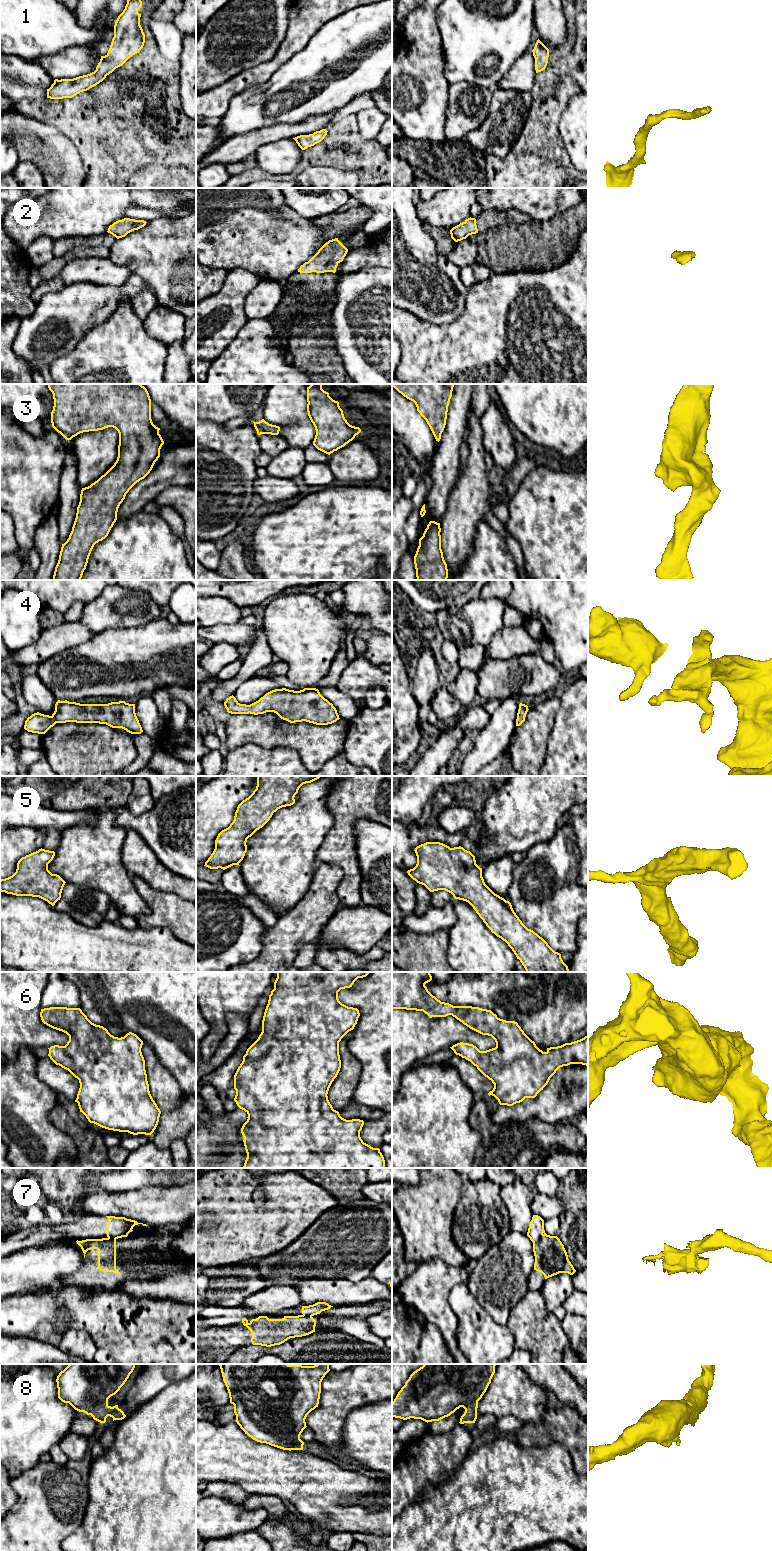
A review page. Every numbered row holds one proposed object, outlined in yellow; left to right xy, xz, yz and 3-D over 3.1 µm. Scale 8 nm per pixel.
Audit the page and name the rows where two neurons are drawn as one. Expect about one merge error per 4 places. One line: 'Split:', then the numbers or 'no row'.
Split: 7

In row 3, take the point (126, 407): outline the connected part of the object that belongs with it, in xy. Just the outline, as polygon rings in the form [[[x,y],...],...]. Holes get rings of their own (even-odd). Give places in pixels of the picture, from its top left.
[[[47,384],[53,394],[54,406],[51,412],[52,427],[66,440],[71,440],[83,432],[115,428],[119,433],[118,457],[114,465],[97,481],[82,488],[76,518],[67,541],[62,544],[53,580],[81,580],[89,556],[96,543],[105,539],[117,520],[120,504],[129,490],[152,470],[160,457],[164,441],[151,419],[151,399],[147,389],[141,384]]]

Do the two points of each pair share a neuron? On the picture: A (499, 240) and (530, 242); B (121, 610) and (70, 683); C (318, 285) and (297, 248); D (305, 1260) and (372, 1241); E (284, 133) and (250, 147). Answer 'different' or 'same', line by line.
A: same
B: different
C: different
D: same
E: same

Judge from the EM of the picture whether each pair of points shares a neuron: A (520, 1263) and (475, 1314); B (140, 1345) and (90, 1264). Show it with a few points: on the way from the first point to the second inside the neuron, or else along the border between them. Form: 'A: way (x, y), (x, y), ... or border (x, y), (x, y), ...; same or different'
A: border (468, 1286), (471, 1294), (497, 1323); different
B: border (82, 1285), (114, 1290); different

